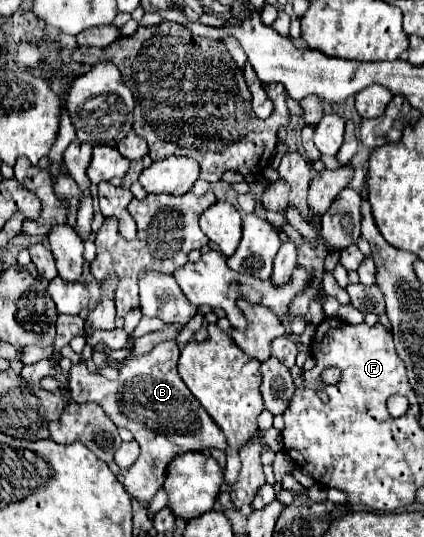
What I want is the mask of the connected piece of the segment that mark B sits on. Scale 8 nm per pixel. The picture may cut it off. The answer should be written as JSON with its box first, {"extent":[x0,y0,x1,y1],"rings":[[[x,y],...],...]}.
{"extent":[68,342,226,504],"rings":[[[162,342],[148,354],[136,356],[122,366],[120,376],[114,382],[106,380],[98,372],[90,372],[84,362],[74,364],[68,376],[68,390],[74,402],[98,402],[108,418],[112,418],[116,426],[128,428],[140,444],[138,460],[130,468],[120,470],[116,478],[134,500],[144,504],[148,504],[162,487],[166,466],[176,454],[186,450],[204,452],[210,448],[226,452],[224,432],[200,406],[176,372],[178,354],[180,350],[176,342]]]}

